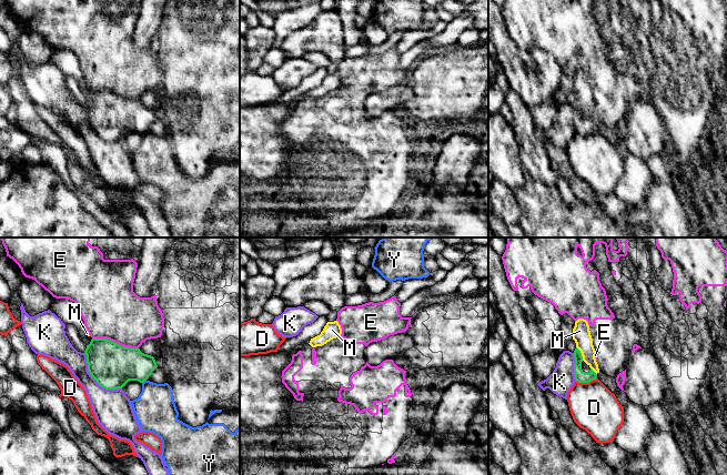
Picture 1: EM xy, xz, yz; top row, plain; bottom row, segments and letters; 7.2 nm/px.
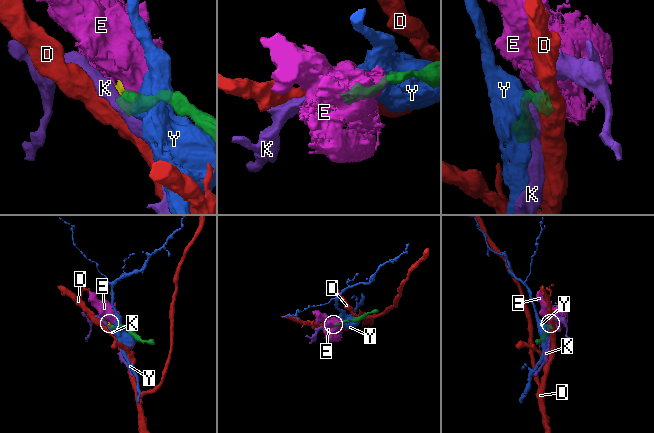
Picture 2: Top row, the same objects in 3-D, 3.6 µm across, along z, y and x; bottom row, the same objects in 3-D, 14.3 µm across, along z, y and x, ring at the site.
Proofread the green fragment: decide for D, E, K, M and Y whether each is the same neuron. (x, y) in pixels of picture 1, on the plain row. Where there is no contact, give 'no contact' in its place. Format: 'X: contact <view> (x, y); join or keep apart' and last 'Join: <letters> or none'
D: contact yz (586, 133); keep apart
E: contact xy (115, 94); keep apart
K: contact xy (94, 130); keep apart
M: contact yz (581, 104); join
Y: contact xy (143, 132); keep apart
Join: M

